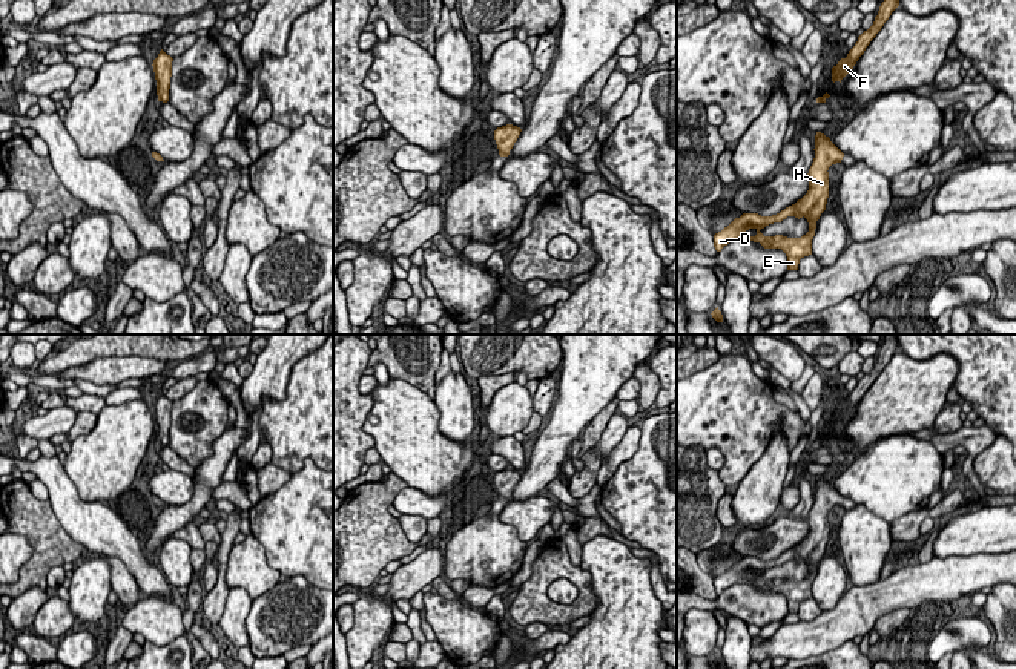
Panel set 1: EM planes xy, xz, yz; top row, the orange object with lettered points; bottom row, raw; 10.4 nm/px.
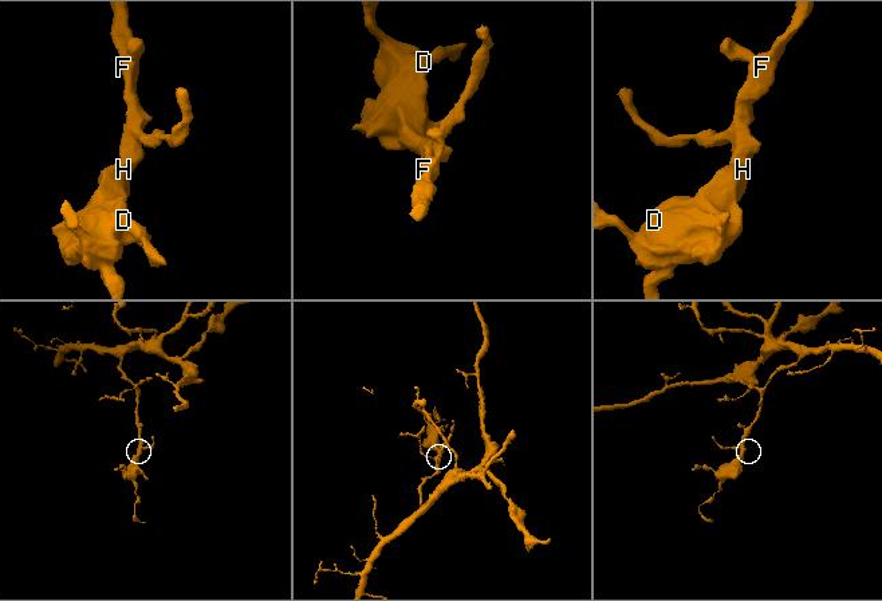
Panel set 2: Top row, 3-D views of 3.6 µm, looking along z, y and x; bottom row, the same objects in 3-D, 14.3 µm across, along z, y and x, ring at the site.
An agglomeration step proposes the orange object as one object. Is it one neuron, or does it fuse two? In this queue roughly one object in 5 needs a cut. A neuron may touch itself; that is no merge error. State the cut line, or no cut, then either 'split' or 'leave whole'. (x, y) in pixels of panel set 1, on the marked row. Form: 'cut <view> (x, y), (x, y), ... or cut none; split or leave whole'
cut none; leave whole

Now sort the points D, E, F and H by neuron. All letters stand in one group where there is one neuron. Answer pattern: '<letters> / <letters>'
D E F H

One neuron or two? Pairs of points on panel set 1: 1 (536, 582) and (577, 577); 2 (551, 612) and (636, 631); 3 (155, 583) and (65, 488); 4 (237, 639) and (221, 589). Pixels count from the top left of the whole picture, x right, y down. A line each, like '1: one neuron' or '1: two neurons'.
1: one neuron
2: two neurons
3: one neuron
4: two neurons

